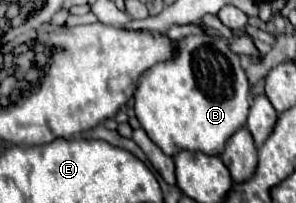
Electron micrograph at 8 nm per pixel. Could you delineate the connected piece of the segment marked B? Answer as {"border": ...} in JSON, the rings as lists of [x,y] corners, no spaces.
{"border":[[[191,34],[183,44],[179,44],[179,56],[175,60],[155,64],[145,74],[141,74],[135,92],[135,116],[147,136],[167,156],[175,156],[181,150],[201,150],[209,156],[221,156],[227,138],[245,126],[249,112],[249,82],[239,58],[231,52],[223,54],[223,48],[229,48],[225,40],[213,40],[205,34]]]}

